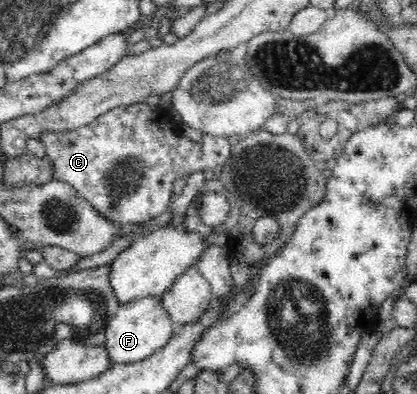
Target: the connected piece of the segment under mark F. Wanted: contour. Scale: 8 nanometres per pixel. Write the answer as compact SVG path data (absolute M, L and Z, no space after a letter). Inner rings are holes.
M161 295L146 296L120 305L115 316L108 321L104 342L111 365L136 363L149 358L159 348L163 348L173 336L173 322L163 306Z

